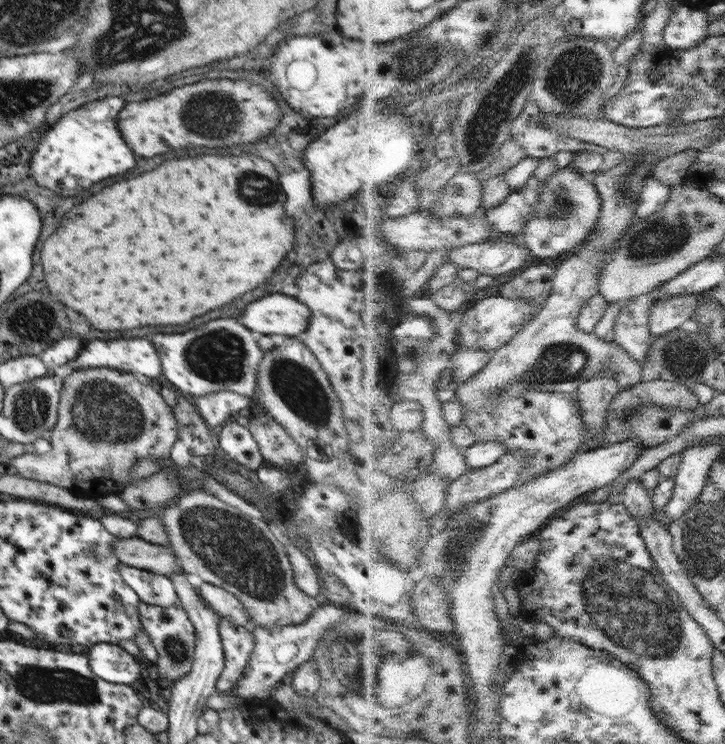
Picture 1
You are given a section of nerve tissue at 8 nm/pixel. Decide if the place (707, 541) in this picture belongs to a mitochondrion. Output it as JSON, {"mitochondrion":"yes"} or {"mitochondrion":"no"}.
{"mitochondrion":"yes"}

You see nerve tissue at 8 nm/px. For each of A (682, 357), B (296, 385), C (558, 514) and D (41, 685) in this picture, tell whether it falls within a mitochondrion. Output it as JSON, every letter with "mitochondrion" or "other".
{"A":"mitochondrion","B":"mitochondrion","C":"other","D":"mitochondrion"}

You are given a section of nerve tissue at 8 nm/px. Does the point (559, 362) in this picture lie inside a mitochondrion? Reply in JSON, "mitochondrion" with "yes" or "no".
{"mitochondrion":"yes"}

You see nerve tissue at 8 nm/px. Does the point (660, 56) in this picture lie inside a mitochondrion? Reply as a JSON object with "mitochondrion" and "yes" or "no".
{"mitochondrion":"no"}

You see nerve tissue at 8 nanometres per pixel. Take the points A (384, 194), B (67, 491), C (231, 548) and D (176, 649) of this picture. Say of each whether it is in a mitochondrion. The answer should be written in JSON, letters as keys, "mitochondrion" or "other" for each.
{"A":"other","B":"other","C":"mitochondrion","D":"mitochondrion"}

